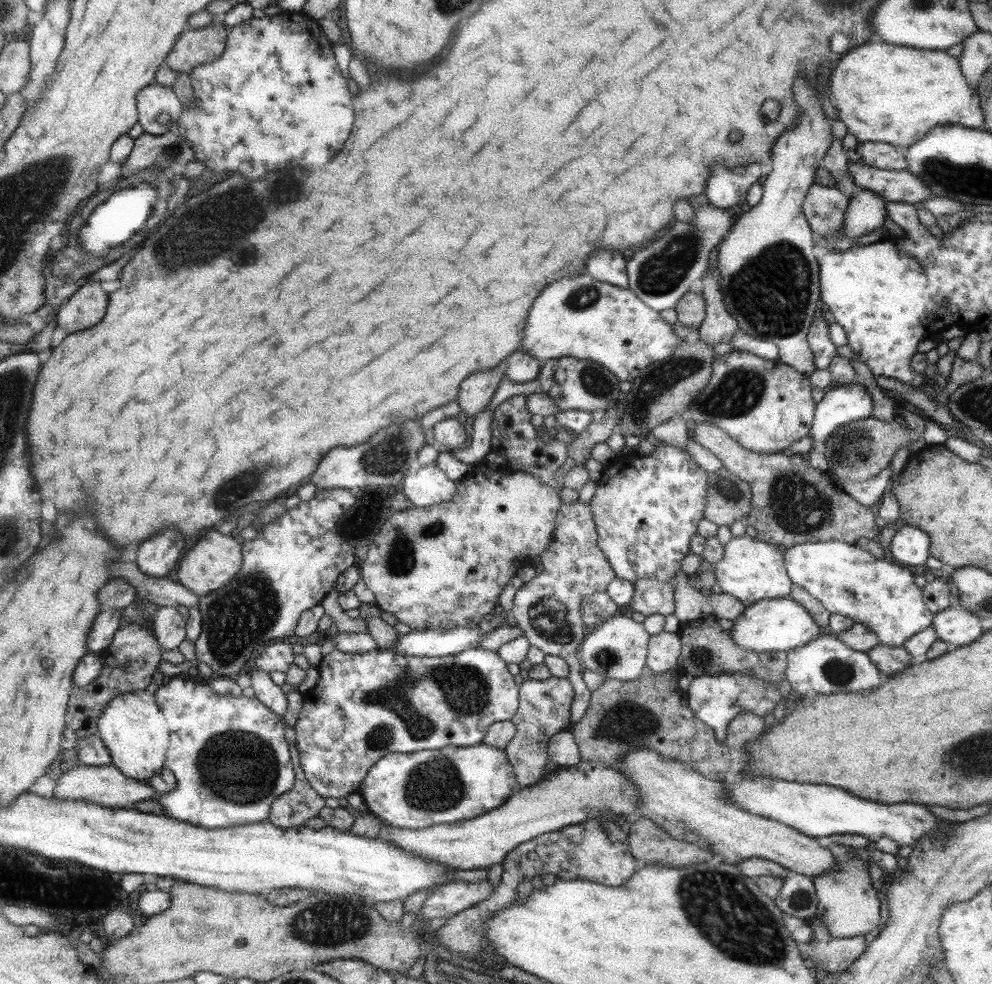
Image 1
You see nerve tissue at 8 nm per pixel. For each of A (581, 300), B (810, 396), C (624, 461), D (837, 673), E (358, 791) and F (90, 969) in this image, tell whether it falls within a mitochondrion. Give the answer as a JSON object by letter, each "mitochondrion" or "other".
{"A":"mitochondrion","B":"other","C":"other","D":"mitochondrion","E":"other","F":"other"}

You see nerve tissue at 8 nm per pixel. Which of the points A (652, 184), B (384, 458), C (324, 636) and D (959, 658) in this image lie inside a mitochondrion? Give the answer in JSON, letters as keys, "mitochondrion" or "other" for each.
{"A":"other","B":"mitochondrion","C":"other","D":"other"}

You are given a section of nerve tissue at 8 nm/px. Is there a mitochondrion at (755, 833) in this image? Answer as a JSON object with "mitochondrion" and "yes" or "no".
{"mitochondrion":"no"}

